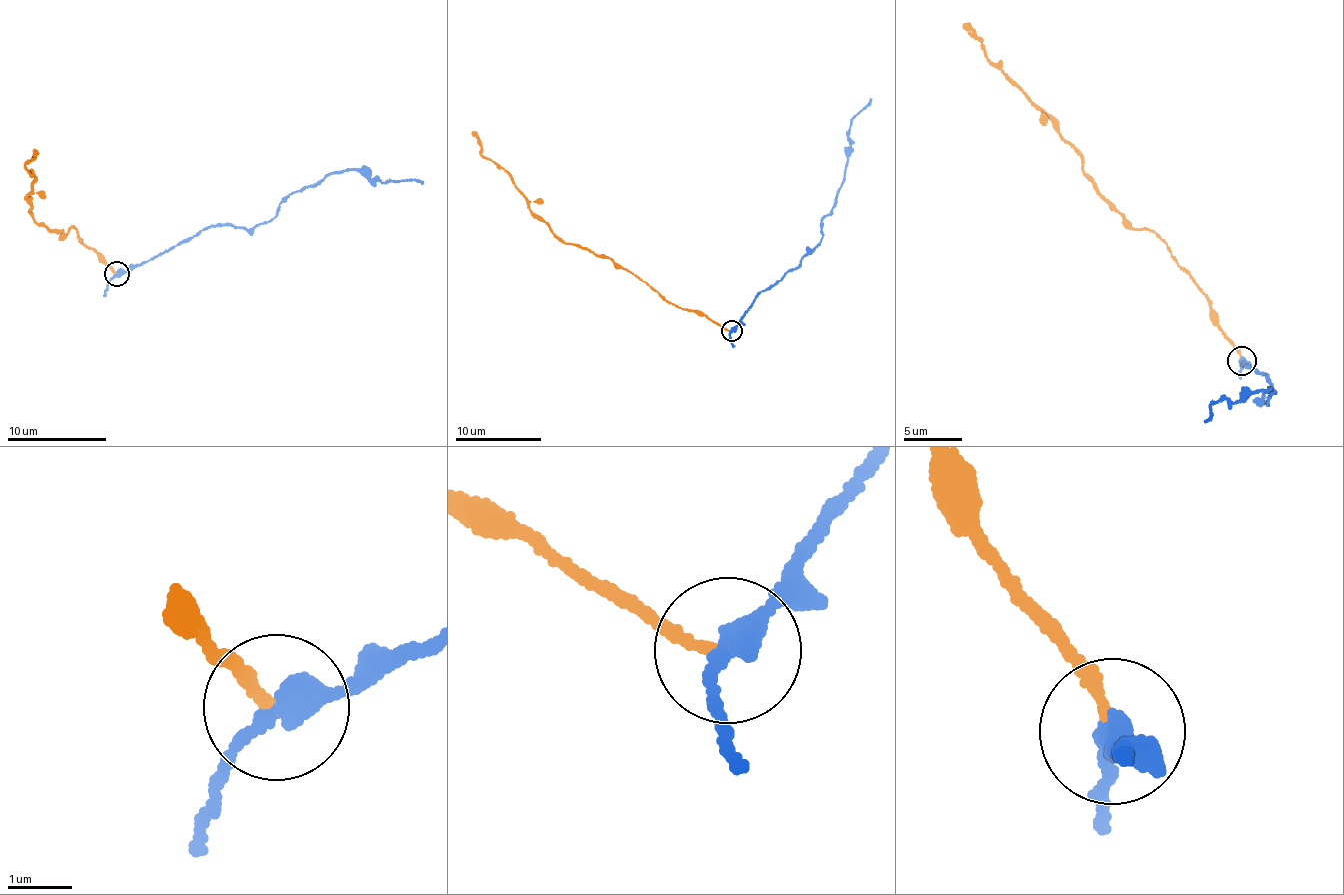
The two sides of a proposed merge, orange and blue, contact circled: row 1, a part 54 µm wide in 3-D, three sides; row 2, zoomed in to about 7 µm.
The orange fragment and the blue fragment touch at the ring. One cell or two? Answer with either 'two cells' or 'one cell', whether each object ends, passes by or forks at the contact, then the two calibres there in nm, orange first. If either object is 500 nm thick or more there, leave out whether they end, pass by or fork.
two cells; orange ends; blue passes by; calibres 160 and 300 nm

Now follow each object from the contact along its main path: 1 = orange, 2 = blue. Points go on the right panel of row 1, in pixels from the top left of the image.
1: (1242, 360), (1207, 293), (1170, 247), (1108, 202), (1058, 122), (987, 59), (964, 23)
2: (1242, 360), (1267, 376), (1263, 401), (1268, 404), (1271, 388), (1275, 392), (1258, 389), (1212, 404), (1205, 423)

